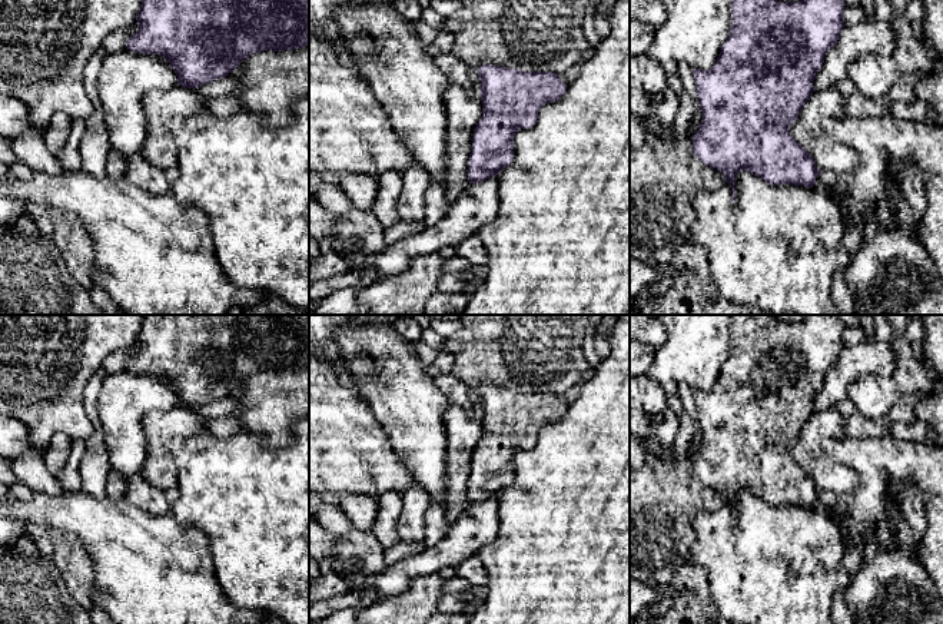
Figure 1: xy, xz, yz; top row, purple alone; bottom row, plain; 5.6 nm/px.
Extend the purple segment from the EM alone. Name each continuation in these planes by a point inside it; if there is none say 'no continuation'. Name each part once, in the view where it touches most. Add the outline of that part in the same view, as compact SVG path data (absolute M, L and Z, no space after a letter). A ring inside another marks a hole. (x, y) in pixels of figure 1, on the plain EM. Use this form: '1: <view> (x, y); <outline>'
no continuation

